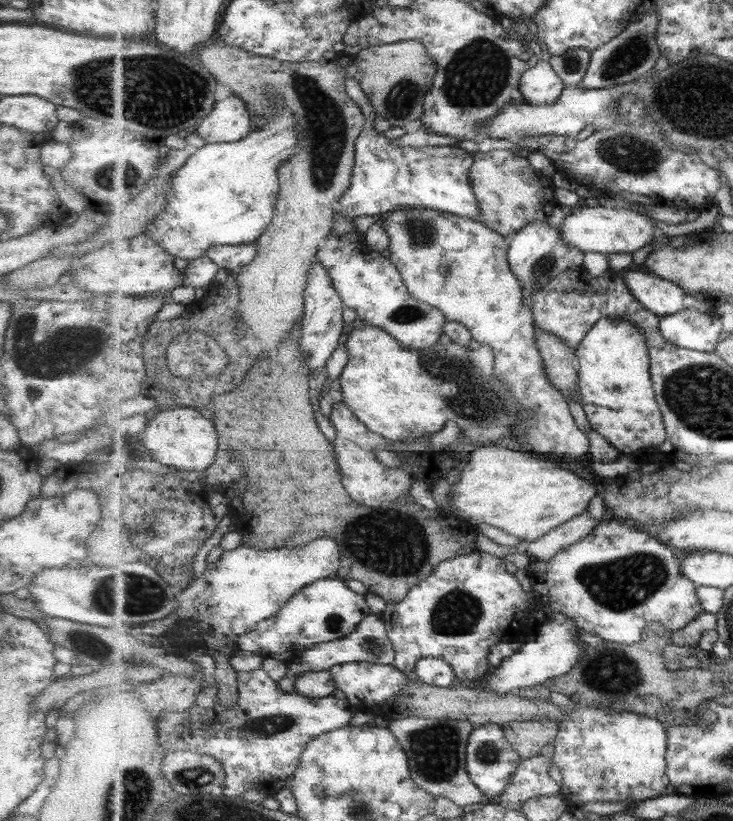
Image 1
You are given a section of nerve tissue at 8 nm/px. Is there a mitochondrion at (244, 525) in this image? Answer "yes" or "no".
no

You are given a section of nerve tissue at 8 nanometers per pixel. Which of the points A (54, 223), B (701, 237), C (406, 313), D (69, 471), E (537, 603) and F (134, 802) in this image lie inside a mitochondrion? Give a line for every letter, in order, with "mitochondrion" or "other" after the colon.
A: other
B: other
C: mitochondrion
D: other
E: other
F: mitochondrion

